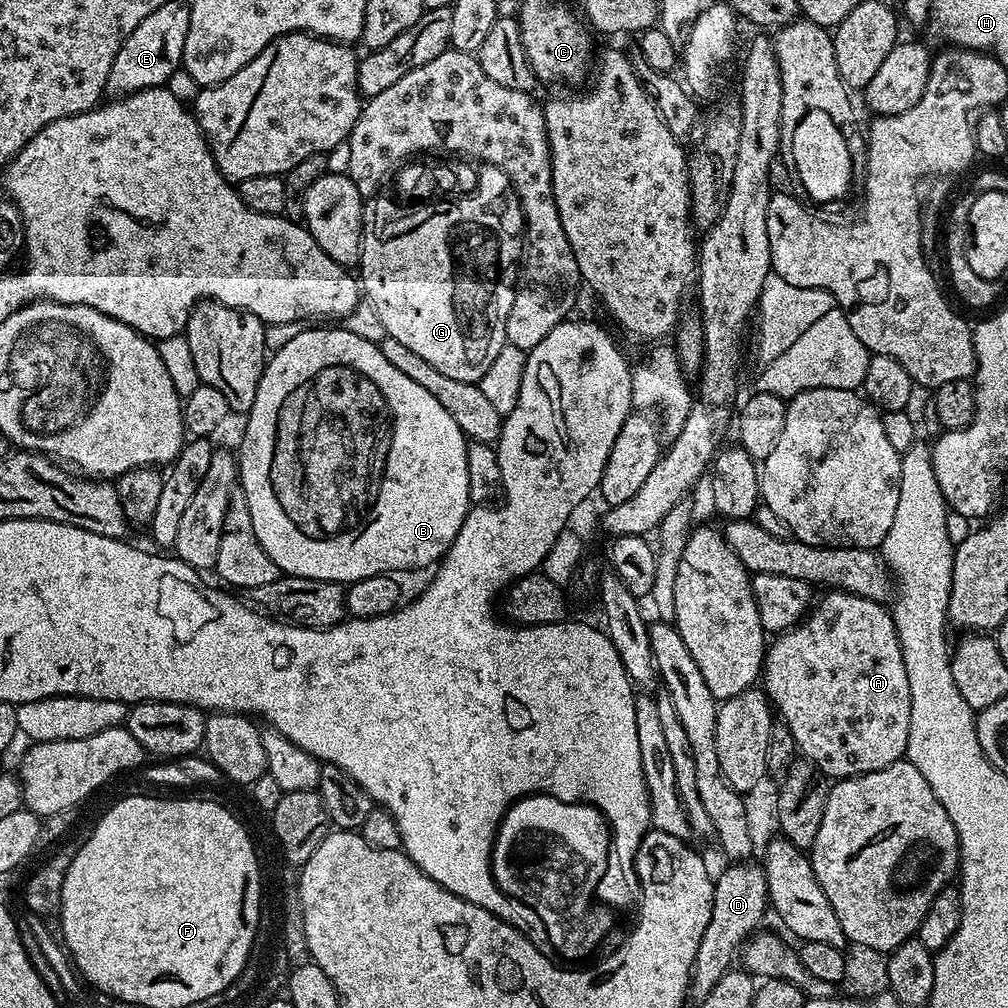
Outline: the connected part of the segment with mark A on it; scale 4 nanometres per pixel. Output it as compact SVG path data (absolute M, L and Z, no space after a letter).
M840 598L844 600L824 600L815 605L814 611L803 622L797 623L795 628L777 635L771 641L770 647L764 653L764 667L762 669L762 688L775 711L786 720L790 734L793 735L797 749L803 759L812 765L817 773L825 772L836 780L844 780L848 776L870 774L874 770L882 770L894 762L905 759L910 736L910 684L906 678L906 666L902 662L902 648L896 634L896 627L891 613L873 598Z

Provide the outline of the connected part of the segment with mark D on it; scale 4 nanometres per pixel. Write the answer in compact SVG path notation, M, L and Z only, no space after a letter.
M736 862L724 873L715 877L714 906L710 926L706 926L706 934L702 934L702 942L698 946L698 954L690 969L690 988L697 997L703 998L715 986L718 978L722 978L733 967L732 958L739 951L740 945L761 927L764 920L764 908L769 907L768 883L764 877L764 869L756 862Z

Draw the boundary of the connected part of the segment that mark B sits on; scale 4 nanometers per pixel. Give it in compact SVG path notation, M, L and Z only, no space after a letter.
M340 326L340 328L308 328L306 330L304 328L298 332L296 337L290 338L280 349L273 351L267 357L264 373L258 382L258 394L254 394L254 406L247 412L245 420L248 421L244 424L244 441L240 444L240 452L238 451L238 488L248 503L250 522L254 522L254 534L258 538L262 550L266 554L270 554L270 558L280 567L281 573L304 578L318 578L319 580L334 580L338 584L347 586L353 580L385 574L401 574L400 572L404 571L405 568L424 568L427 564L432 563L432 565L435 565L452 545L462 522L468 517L470 501L468 499L466 450L469 443L466 441L464 432L458 426L458 422L454 422L454 418L450 418L450 414L446 414L446 409L438 403L438 398L434 398L434 394L430 394L430 390L418 386L418 382L406 378L406 374L402 374L402 370L390 366L390 362L386 362L386 354L382 354L379 343L372 343L367 341L365 337L359 337L358 334L352 333L347 326Z

